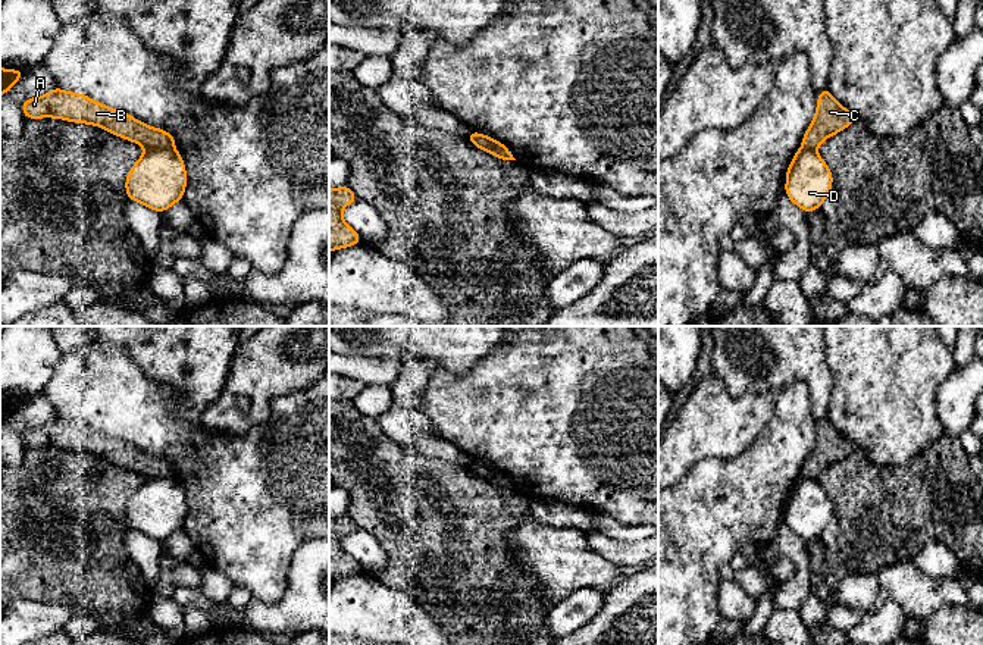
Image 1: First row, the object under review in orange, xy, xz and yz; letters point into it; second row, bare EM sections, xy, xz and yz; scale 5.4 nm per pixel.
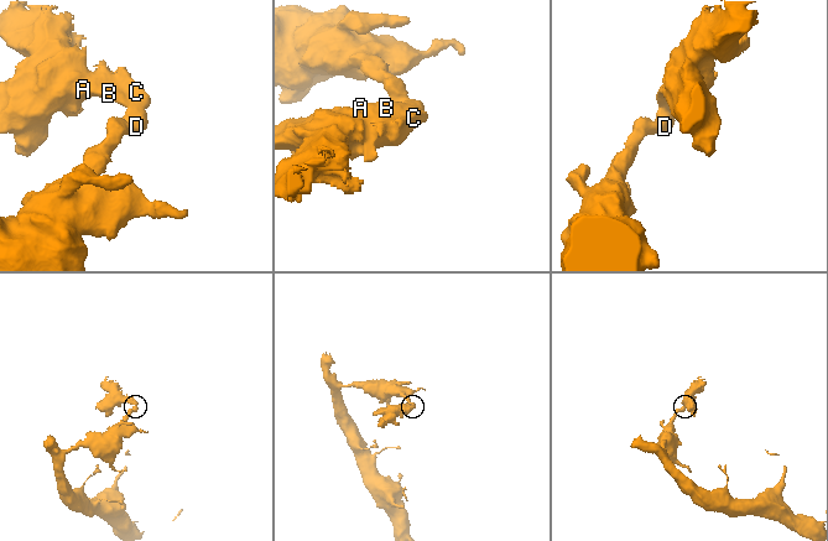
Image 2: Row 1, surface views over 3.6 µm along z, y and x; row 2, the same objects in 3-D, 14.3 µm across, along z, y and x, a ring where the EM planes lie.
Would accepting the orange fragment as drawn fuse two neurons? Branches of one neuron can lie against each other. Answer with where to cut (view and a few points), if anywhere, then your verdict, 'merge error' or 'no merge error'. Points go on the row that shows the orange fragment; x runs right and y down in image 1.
cut xy (174, 147), (147, 149); merge error

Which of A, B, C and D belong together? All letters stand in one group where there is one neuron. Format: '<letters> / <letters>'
A B C / D

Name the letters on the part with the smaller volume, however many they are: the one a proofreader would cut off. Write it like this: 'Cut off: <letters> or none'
Cut off: A, B, C

